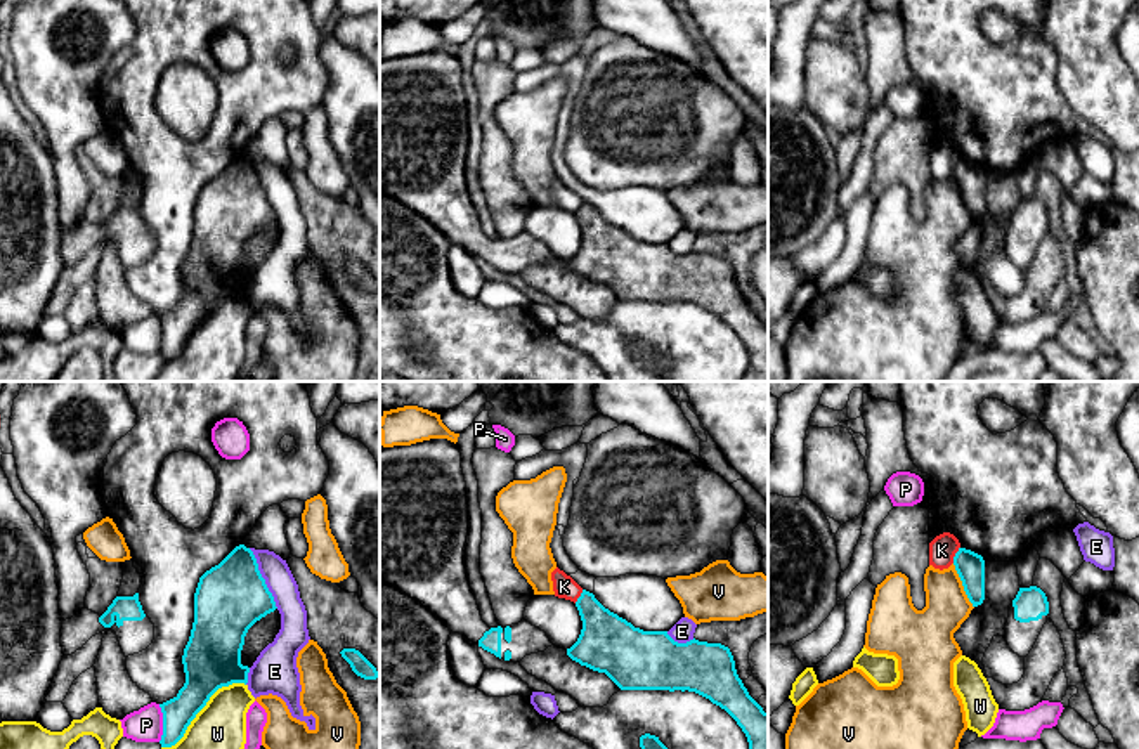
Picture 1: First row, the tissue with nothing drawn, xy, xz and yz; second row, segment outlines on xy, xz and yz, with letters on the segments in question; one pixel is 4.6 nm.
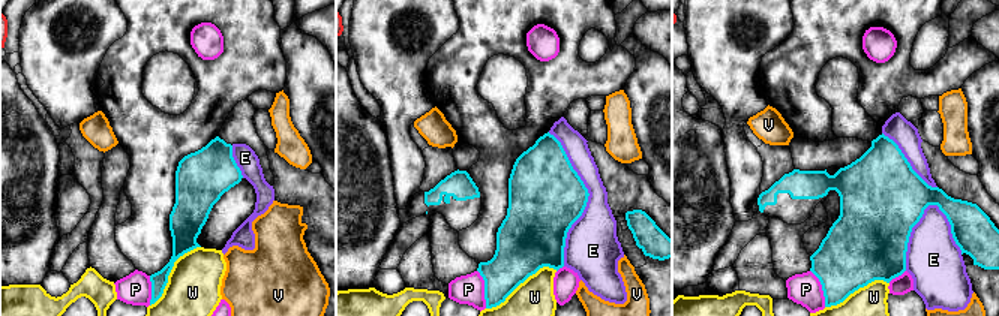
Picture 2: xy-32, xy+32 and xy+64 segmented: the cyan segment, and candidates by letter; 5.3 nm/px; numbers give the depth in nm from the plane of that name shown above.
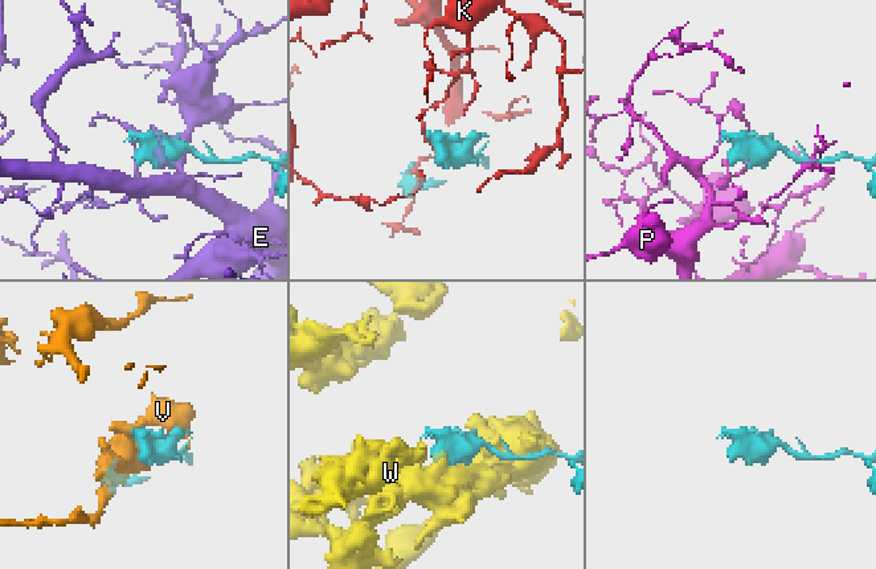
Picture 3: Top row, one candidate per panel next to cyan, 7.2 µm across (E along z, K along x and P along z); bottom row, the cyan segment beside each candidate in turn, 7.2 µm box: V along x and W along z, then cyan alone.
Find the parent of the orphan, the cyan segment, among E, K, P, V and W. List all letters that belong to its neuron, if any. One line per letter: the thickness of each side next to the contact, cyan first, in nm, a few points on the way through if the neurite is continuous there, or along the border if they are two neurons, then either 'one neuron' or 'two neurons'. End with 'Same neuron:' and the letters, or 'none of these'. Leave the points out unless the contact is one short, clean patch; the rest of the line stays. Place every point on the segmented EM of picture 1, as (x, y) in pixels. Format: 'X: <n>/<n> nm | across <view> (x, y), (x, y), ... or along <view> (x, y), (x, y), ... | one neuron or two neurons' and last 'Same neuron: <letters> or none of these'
E: 320/130 nm | two neurons
K: 140/130 nm | two neurons
P: 150/160 nm | two neurons
V: 140/200 nm | two neurons
W: 280/220 nm | two neurons
Same neuron: none of these

